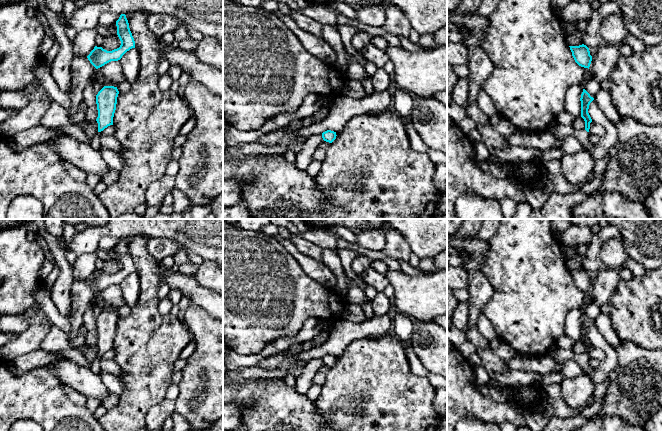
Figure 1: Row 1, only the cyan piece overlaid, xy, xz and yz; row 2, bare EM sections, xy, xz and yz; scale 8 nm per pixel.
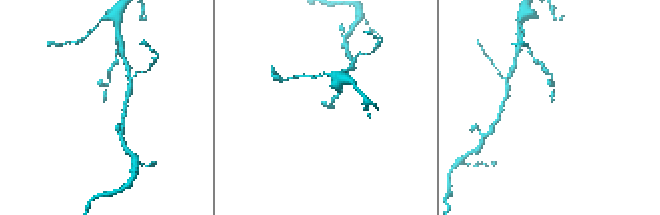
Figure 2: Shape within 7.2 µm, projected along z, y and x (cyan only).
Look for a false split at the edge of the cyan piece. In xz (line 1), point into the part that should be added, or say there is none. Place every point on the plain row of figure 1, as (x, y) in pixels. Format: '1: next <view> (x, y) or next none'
1: next none

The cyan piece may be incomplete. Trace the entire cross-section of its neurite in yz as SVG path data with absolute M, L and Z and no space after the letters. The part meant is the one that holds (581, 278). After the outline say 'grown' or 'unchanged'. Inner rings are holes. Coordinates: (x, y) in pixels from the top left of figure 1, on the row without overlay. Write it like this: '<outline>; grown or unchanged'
M584 268L579 270L569 270L569 271L575 286L579 290L589 293L592 285L592 280L590 279L589 272Z; unchanged

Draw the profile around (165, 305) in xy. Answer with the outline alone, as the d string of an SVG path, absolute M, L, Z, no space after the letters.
M166 297L159 301L158 311L162 315L170 314L172 307L173 307L172 302Z

